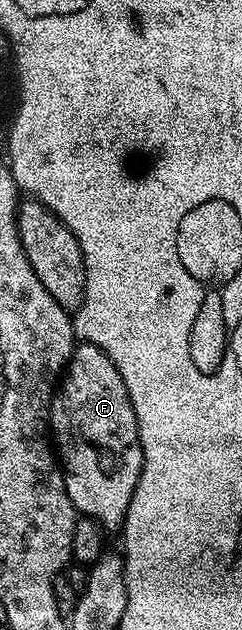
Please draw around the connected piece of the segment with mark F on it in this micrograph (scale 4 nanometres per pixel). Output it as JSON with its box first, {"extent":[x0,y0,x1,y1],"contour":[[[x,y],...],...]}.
{"extent":[49,342,143,532],"contour":[[[80,342],[67,362],[65,374],[51,397],[51,414],[49,431],[61,460],[61,470],[65,489],[69,493],[69,501],[73,501],[76,512],[88,519],[96,519],[104,532],[118,532],[127,520],[129,501],[133,501],[133,489],[137,489],[137,481],[143,468],[143,450],[139,440],[137,417],[133,413],[133,405],[129,393],[125,389],[125,381],[121,381],[121,373],[117,373],[117,365],[109,361],[109,357],[97,345]]]}

